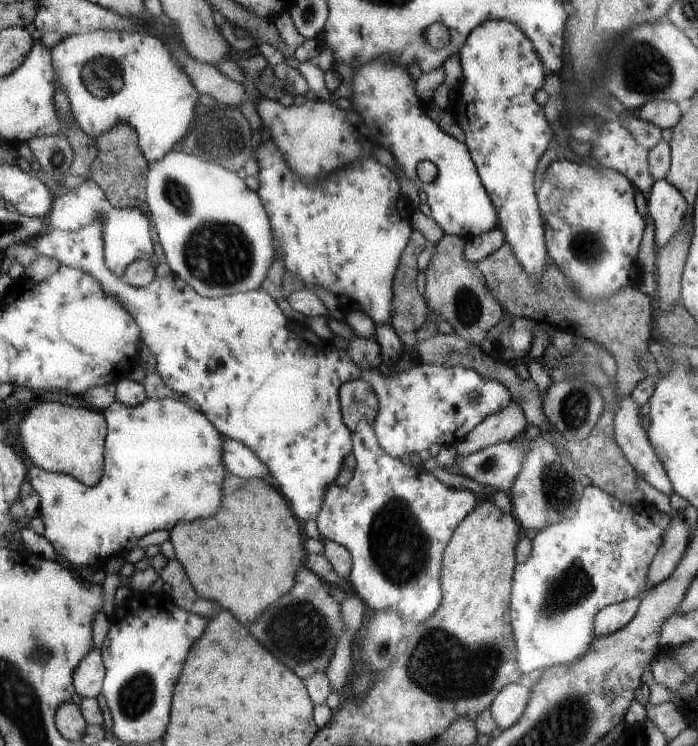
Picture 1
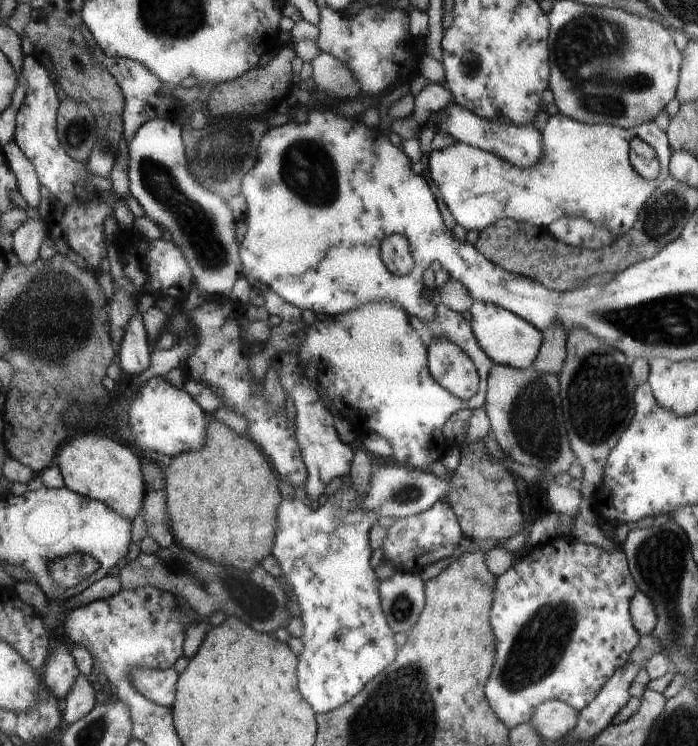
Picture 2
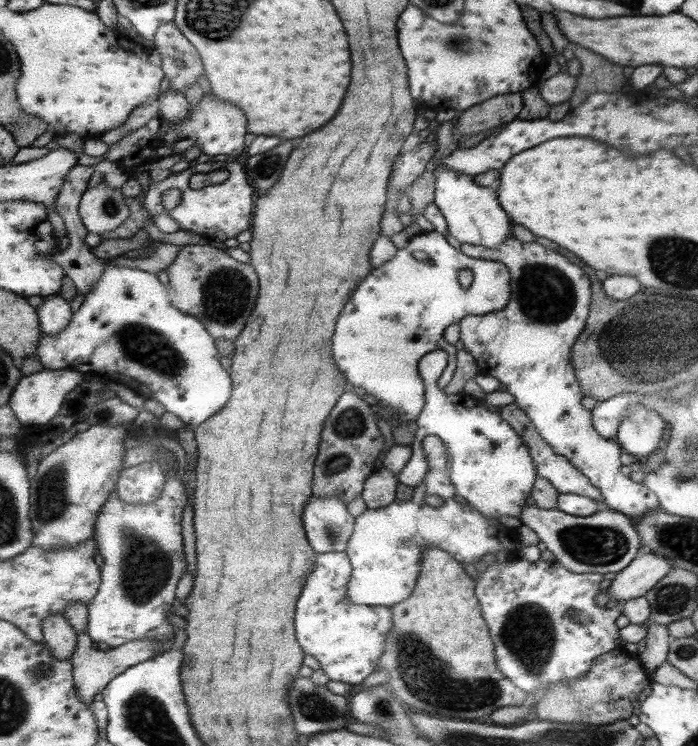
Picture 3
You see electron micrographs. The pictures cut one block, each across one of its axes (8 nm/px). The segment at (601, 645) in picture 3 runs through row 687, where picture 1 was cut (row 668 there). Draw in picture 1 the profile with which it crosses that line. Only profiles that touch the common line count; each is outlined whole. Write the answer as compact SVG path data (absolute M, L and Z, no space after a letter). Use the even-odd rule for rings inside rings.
M585 486L584 492L582 492L582 498L578 500L578 512L575 512L574 516L559 520L558 524L544 528L542 532L536 534L536 537L531 540L532 551L529 558L526 562L518 564L517 571L513 574L513 594L510 614L513 634L517 642L518 668L521 669L522 674L527 676L532 670L572 664L574 661L580 660L590 650L591 642L594 642L594 618L596 618L597 612L602 608L606 608L608 605L643 596L645 593L644 590L646 590L646 574L650 570L650 564L652 564L656 552L662 546L662 542L665 542L666 530L670 528L670 519L671 517L662 512L660 508L654 509L652 503L641 502L631 507L628 504L622 504L620 500L616 500L614 496L606 494L604 490L598 487Z

